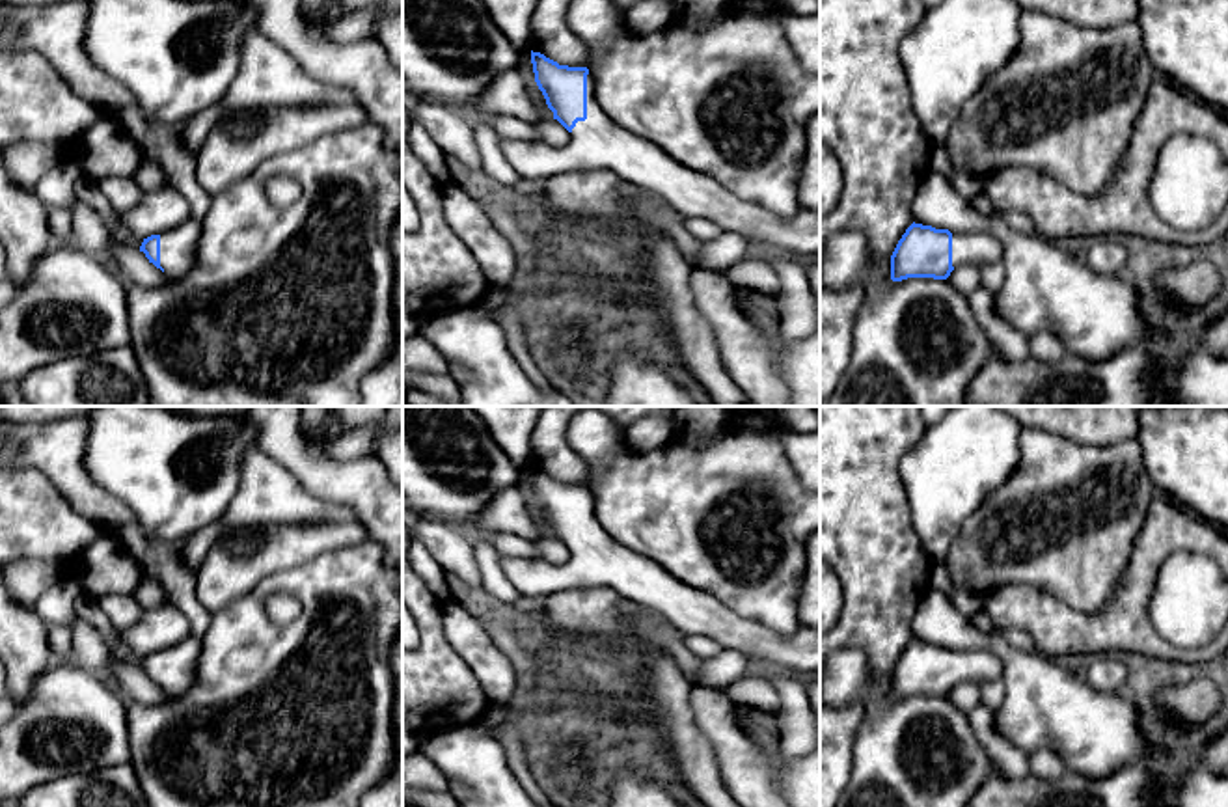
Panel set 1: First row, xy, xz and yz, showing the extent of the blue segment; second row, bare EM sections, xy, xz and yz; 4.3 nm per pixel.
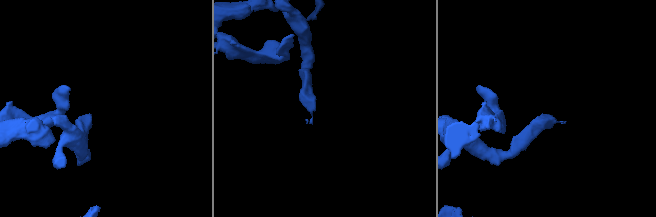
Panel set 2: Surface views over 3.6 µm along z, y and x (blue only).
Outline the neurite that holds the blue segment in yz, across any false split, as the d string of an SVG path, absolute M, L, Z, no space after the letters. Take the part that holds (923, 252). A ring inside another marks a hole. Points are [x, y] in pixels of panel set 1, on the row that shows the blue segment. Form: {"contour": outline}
{"contour": "M913 222L891 255L891 280L947 280L956 267L999 265L1001 259L1003 244L988 231L950 233Z"}

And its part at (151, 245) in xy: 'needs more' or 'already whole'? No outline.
needs more

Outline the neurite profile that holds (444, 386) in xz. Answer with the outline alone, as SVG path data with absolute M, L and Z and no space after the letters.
M449 375L419 376L416 380L416 388L442 399L449 406L460 406L462 401L460 386Z

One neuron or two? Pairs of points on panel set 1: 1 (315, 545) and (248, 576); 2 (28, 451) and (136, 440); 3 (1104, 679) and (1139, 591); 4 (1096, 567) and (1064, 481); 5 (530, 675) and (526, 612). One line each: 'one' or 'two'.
1: one
2: two
3: two
4: one
5: two

